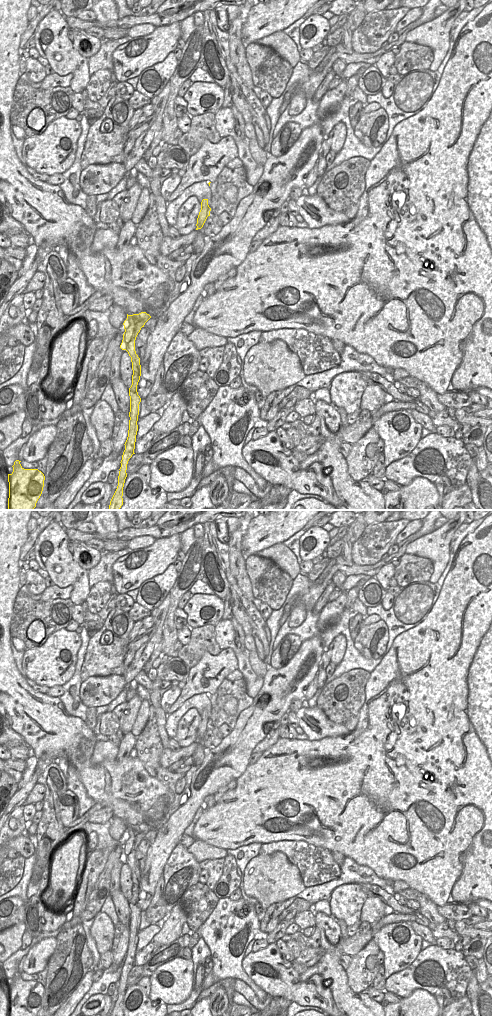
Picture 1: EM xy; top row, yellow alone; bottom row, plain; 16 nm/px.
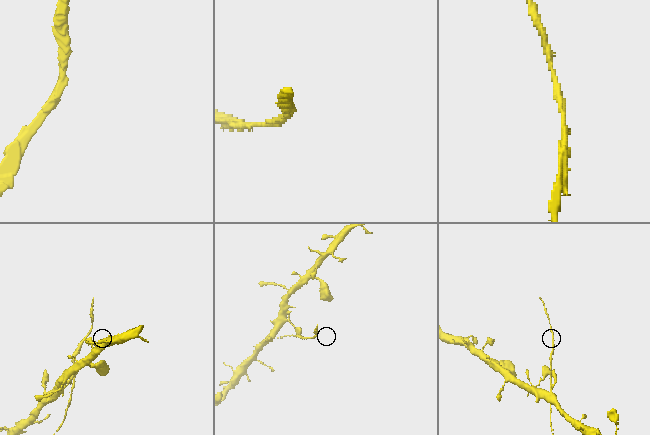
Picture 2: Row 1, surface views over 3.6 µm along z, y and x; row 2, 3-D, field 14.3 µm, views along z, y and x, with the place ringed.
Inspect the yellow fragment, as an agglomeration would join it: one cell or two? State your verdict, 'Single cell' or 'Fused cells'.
Fused cells.

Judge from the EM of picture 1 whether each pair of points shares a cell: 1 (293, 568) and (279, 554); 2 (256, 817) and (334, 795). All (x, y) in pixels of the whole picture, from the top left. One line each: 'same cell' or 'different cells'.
1: same cell
2: same cell

